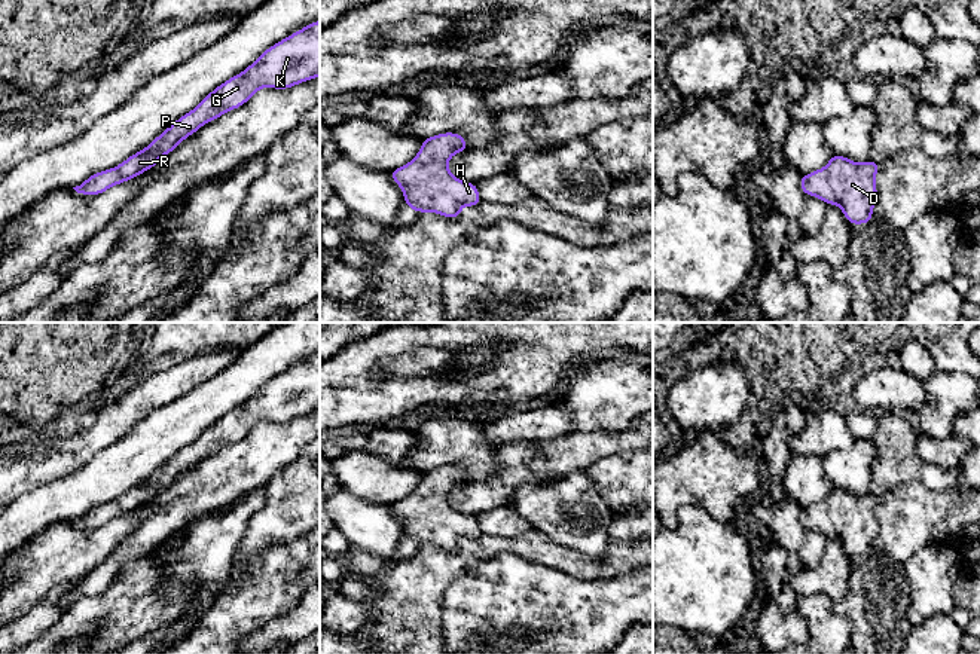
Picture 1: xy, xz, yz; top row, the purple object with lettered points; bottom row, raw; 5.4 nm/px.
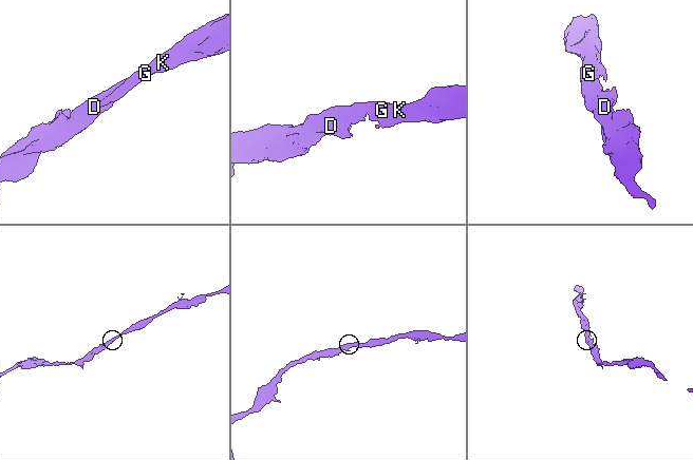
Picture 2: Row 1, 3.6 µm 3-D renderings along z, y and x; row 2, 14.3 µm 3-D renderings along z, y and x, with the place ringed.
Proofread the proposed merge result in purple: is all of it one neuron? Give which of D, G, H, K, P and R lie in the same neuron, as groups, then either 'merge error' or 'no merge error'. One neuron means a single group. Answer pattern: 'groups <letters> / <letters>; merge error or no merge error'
groups D G H K P R; no merge error

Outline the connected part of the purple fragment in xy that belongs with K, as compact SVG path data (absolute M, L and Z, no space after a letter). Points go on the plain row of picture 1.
M320 352L268 381L251 398L211 424L146 482L112 502L92 507L77 526L94 529L152 502L202 458L245 437L260 421L287 422L320 409Z

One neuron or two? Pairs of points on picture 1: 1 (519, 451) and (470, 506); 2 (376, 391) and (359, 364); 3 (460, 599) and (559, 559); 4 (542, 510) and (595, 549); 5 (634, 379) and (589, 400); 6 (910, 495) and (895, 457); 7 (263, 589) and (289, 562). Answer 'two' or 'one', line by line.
1: one
2: one
3: two
4: one
5: one
6: two
7: one

